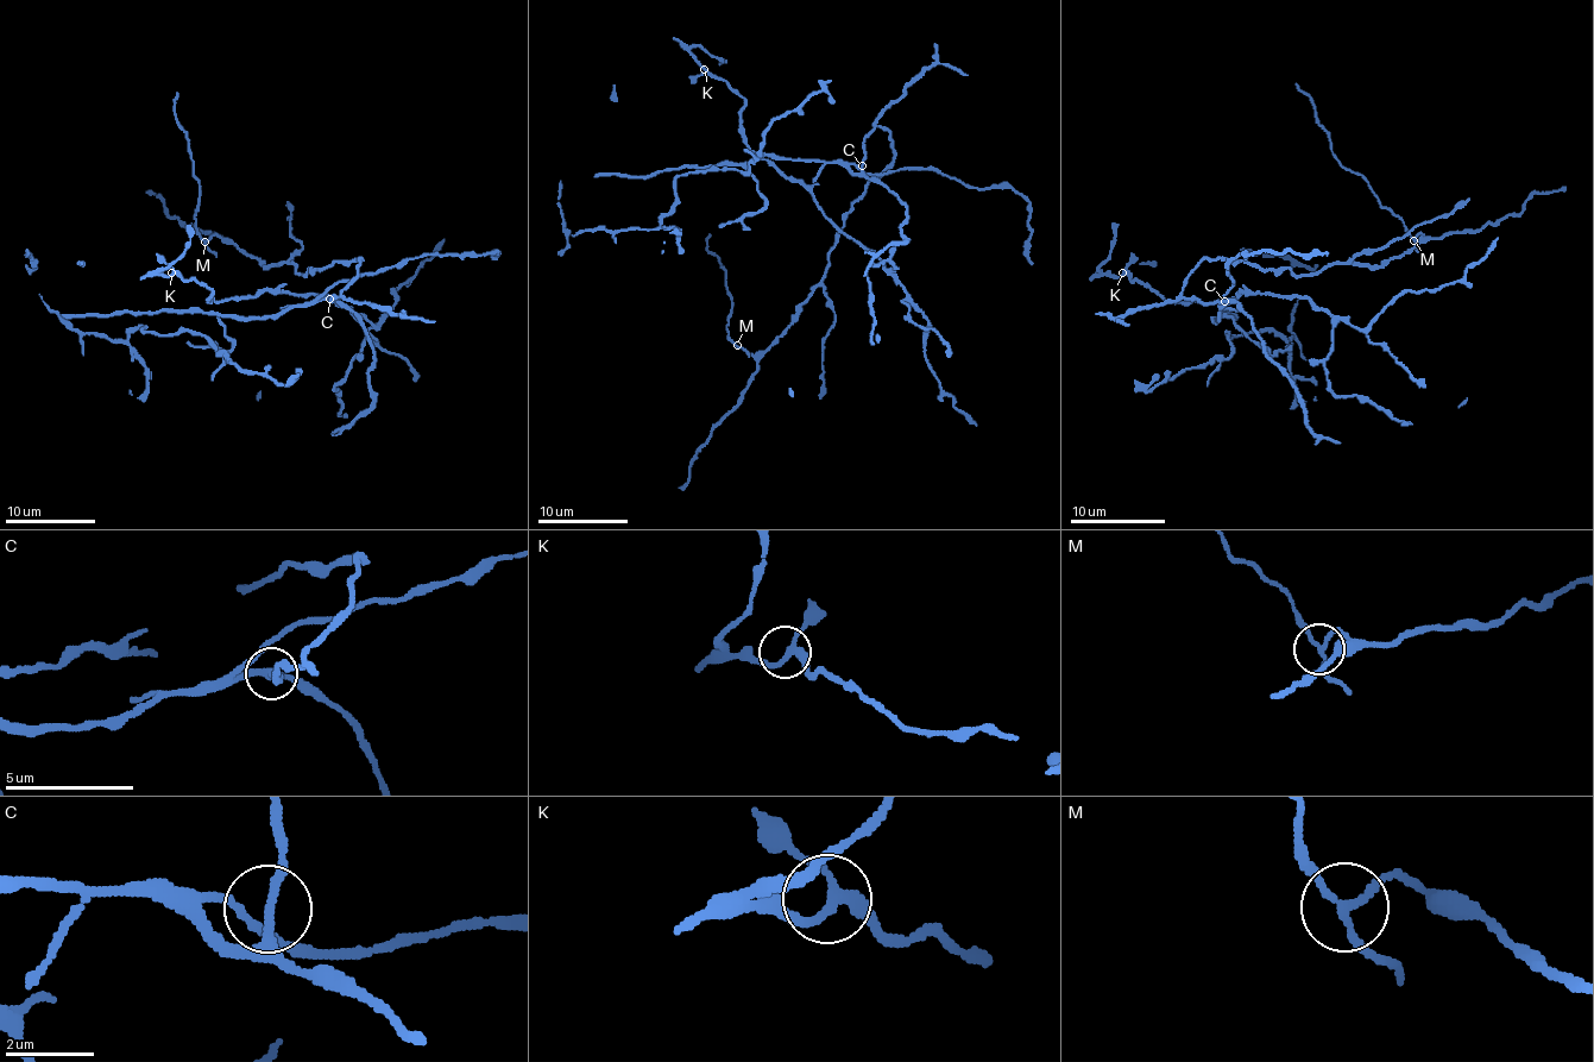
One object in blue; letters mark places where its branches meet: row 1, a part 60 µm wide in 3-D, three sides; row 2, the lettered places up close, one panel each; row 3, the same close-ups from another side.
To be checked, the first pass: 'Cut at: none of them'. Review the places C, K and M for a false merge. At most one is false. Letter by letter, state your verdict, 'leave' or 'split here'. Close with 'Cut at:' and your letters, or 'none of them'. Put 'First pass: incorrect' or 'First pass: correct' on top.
First pass: incorrect
C: leave
K: leave
M: split here
Cut at: M

